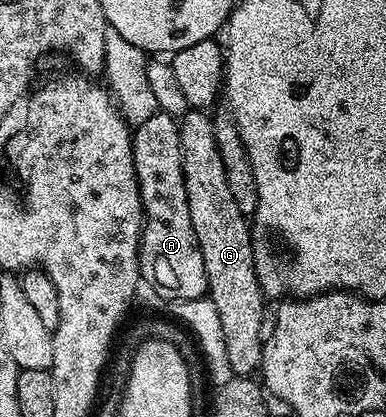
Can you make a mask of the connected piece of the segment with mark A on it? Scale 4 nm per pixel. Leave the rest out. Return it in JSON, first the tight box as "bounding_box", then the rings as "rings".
{"bounding_box":[132,111,208,300],"rings":[[[164,111],[153,112],[148,122],[133,129],[132,154],[134,169],[138,179],[138,189],[142,199],[142,240],[138,244],[138,266],[143,281],[150,283],[150,288],[166,300],[201,300],[208,292],[208,274],[204,268],[204,254],[196,242],[196,230],[192,230],[192,217],[188,214],[188,198],[184,186],[184,166],[180,150],[179,121]]]}

